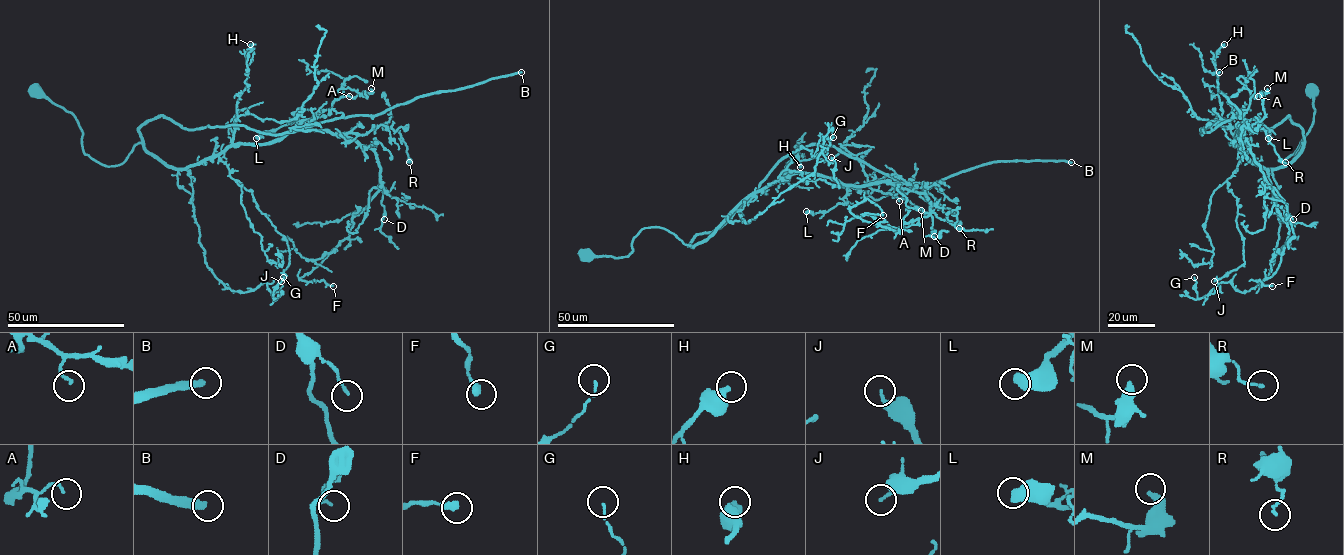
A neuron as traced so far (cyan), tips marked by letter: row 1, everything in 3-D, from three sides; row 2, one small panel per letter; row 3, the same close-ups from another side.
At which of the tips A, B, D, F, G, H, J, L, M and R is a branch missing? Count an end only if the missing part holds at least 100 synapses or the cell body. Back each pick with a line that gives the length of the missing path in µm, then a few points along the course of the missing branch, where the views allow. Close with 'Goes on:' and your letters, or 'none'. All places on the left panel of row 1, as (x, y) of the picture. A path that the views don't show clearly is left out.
B: Missing length about 300 µm
Goes on: B

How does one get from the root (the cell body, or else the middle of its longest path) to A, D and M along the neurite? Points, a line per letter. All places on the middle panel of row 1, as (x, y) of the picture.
A: (587, 257), (627, 256), (633, 238), (651, 227), (695, 246), (749, 196), (796, 173), (867, 185), (899, 201)
D: (587, 257), (627, 256), (651, 227), (695, 246), (749, 196), (796, 173), (923, 193), (934, 236)
M: (587, 257), (627, 256), (633, 238), (651, 227), (695, 246), (749, 196), (796, 173), (867, 185), (921, 210)

